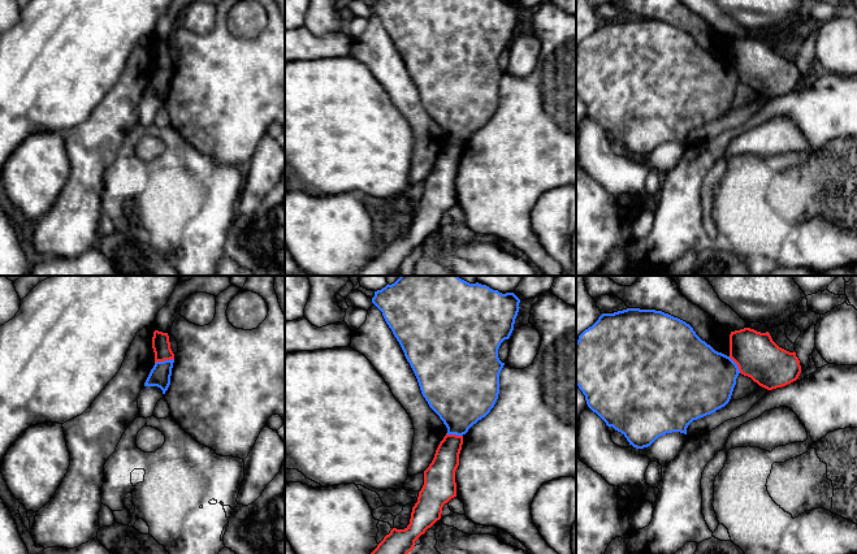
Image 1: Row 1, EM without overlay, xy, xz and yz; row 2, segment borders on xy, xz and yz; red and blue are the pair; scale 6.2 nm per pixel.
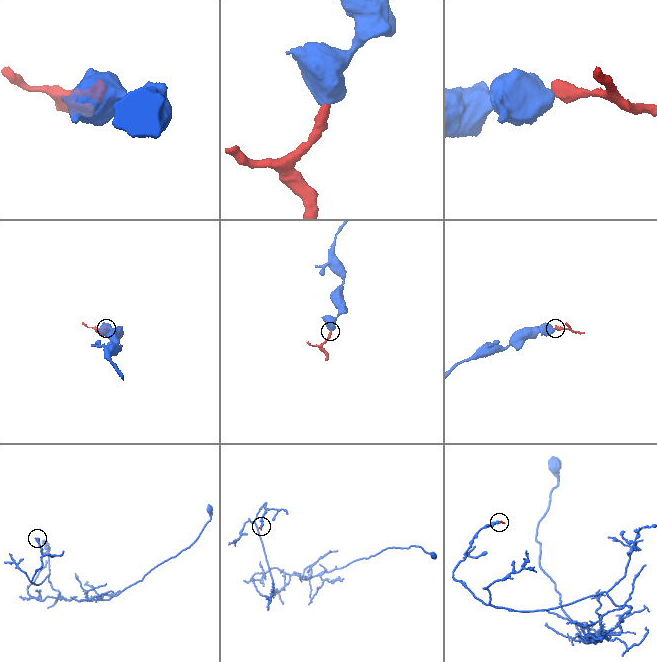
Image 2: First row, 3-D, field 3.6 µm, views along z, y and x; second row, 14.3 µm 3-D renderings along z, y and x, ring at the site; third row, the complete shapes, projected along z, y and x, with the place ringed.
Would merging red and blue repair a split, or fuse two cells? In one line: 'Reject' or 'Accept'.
Reject

